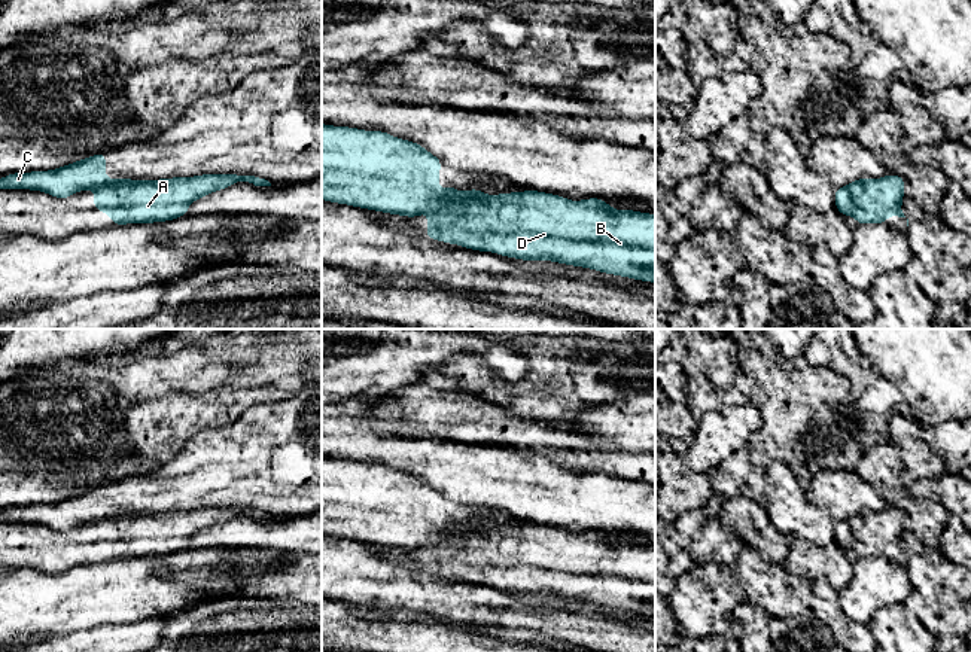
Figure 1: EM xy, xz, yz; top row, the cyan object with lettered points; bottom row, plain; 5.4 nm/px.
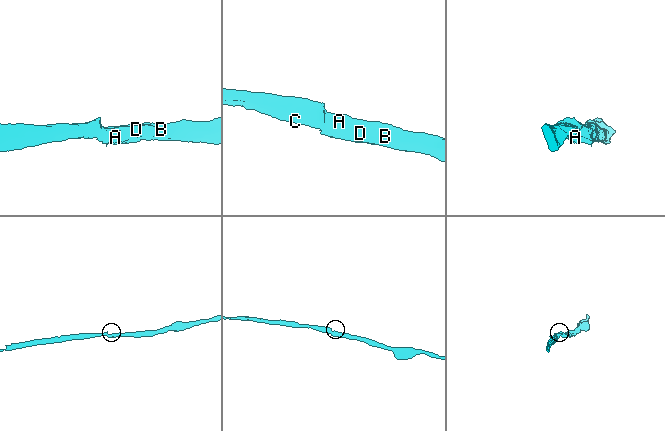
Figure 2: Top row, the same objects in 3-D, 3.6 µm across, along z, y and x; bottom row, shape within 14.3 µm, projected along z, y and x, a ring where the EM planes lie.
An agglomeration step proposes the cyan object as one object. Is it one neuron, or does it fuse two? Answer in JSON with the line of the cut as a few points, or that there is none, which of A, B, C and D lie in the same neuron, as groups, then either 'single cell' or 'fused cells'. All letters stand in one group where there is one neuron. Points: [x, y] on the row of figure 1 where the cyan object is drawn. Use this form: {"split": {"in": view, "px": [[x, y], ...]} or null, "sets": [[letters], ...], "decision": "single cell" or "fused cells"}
{"split": {"in": "xy", "px": [[133, 180], [106, 183], [94, 189]]}, "sets": [["A", "B", "D"], ["C"]], "decision": "fused cells"}

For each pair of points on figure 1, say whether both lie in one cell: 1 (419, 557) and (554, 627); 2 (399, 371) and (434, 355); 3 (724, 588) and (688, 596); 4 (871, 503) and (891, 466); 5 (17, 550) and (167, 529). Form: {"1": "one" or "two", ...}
{"1": "two", "2": "one", "3": "one", "4": "two", "5": "one"}

